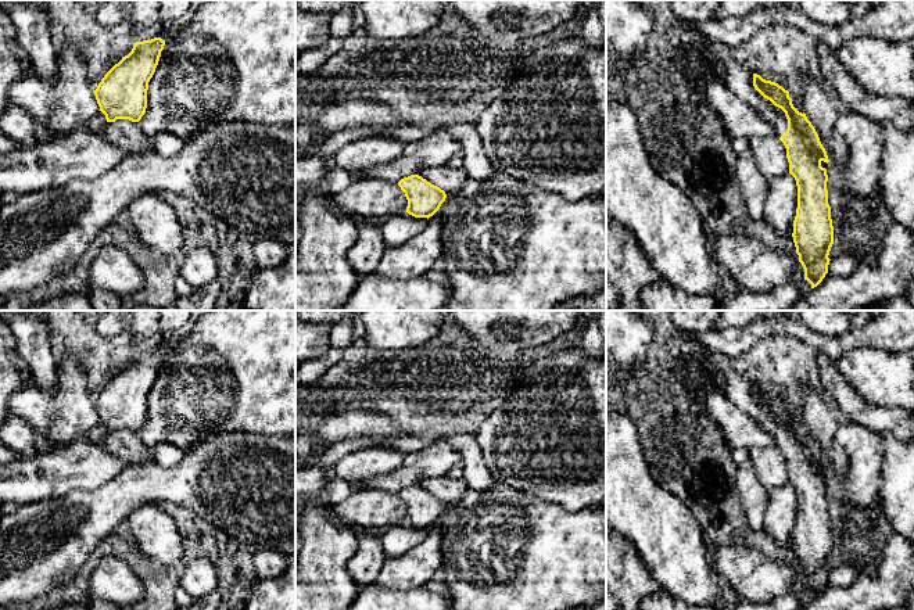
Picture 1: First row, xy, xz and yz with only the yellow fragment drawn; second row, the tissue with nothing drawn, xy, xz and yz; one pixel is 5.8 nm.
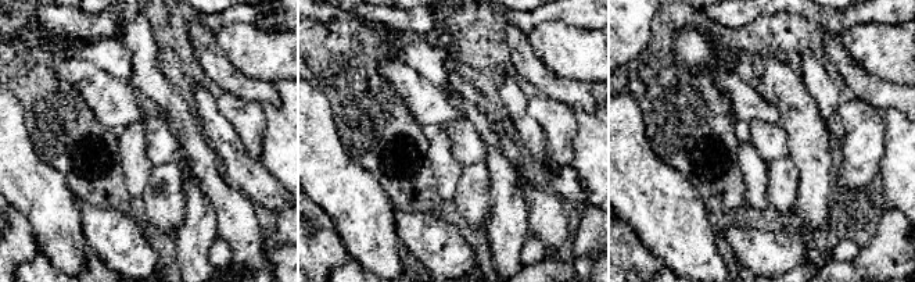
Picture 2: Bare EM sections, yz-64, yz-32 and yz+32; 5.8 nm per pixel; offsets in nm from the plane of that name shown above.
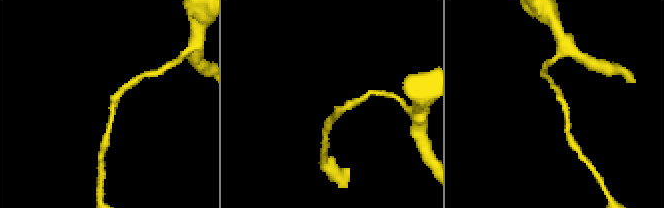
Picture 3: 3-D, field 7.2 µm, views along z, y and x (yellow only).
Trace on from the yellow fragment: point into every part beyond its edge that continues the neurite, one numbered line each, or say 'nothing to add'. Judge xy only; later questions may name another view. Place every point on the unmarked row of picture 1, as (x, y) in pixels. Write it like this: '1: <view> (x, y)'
1: xy (97, 434)

